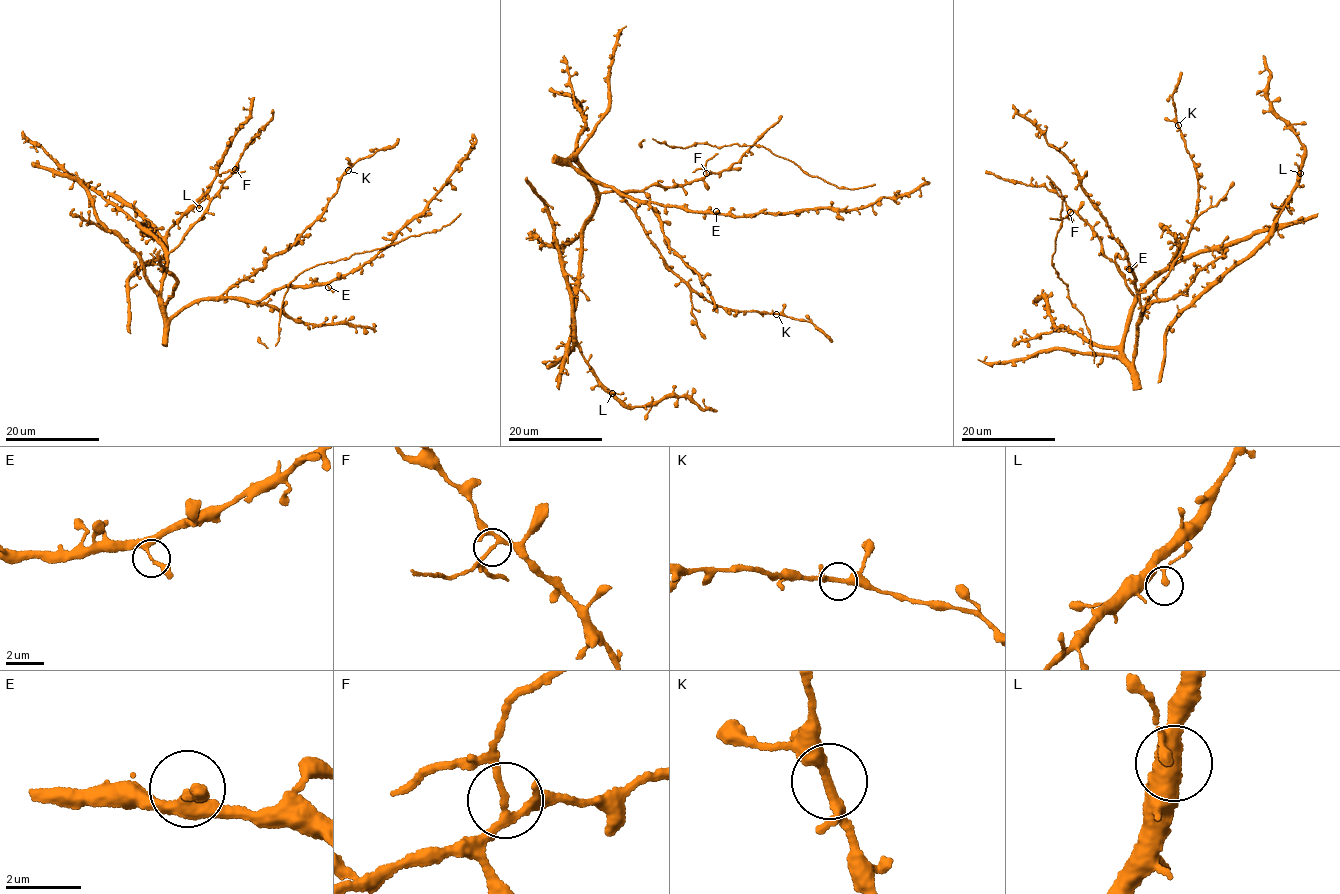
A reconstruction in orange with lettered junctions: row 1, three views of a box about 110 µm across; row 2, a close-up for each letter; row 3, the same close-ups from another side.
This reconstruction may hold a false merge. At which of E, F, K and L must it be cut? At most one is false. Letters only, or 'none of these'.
F

